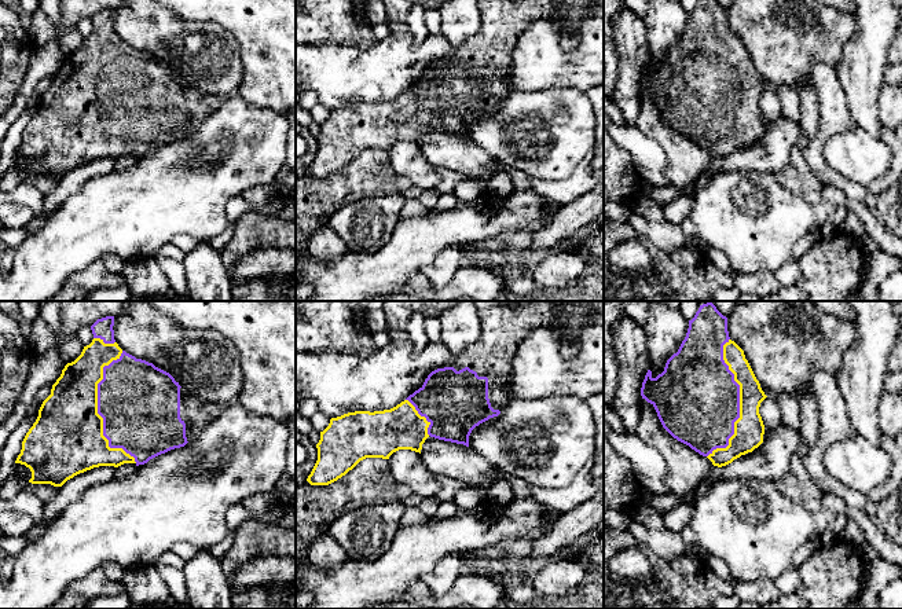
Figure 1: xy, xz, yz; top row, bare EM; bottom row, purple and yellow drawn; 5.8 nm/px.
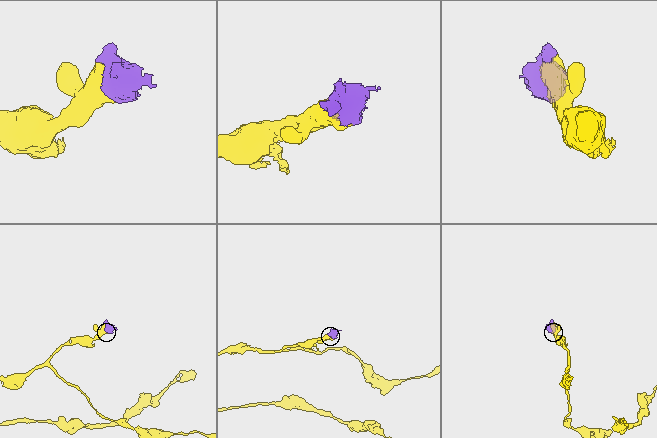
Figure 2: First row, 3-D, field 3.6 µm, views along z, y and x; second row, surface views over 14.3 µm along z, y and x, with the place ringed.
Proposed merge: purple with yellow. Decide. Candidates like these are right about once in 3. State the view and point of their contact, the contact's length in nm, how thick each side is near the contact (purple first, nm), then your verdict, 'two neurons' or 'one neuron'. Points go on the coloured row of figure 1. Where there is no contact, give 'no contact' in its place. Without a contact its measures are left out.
xy (98, 411) | 650 nm | 460/420 nm | one neuron

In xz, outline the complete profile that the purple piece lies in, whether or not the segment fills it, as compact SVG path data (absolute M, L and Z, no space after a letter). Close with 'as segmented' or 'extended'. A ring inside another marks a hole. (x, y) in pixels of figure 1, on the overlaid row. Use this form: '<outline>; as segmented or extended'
M590 301L473 302L481 320L481 335L462 353L455 355L452 367L432 371L418 390L390 410L355 411L330 419L316 444L318 461L307 478L311 485L329 485L366 458L389 459L399 450L421 454L422 444L429 436L469 447L472 430L498 417L514 397L507 390L507 384L512 360L520 342L535 329L562 322L584 327L593 316Z; extended

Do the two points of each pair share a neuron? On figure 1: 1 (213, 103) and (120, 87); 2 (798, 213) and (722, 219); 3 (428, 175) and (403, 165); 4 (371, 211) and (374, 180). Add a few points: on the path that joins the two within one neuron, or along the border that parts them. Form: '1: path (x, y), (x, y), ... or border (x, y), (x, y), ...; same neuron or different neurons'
1: path (190, 103), (143, 103); same neuron
2: path (778, 219), (754, 222), (751, 219), (741, 219); same neuron
3: path (422, 175), (413, 165), (409, 165); same neuron
4: border (402, 193), (365, 197), (341, 206); different neurons

